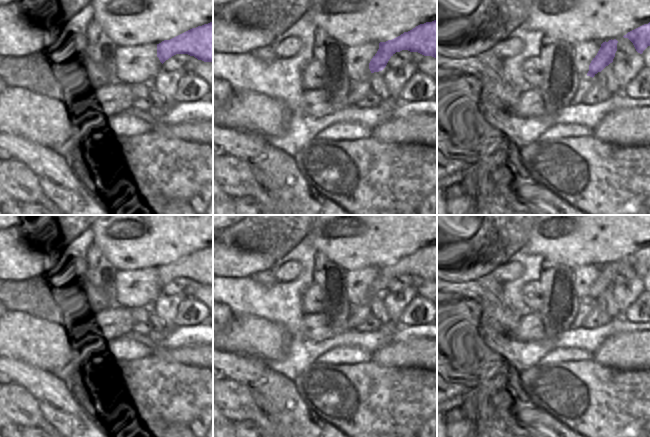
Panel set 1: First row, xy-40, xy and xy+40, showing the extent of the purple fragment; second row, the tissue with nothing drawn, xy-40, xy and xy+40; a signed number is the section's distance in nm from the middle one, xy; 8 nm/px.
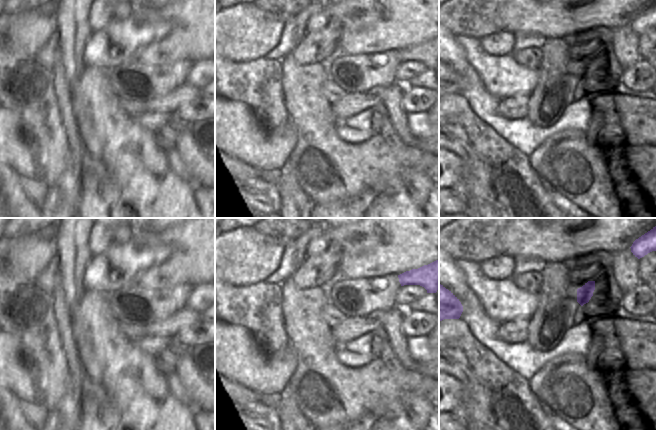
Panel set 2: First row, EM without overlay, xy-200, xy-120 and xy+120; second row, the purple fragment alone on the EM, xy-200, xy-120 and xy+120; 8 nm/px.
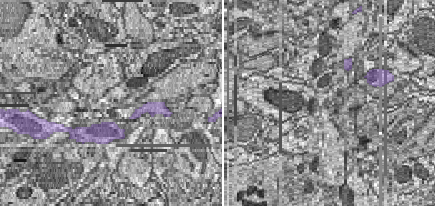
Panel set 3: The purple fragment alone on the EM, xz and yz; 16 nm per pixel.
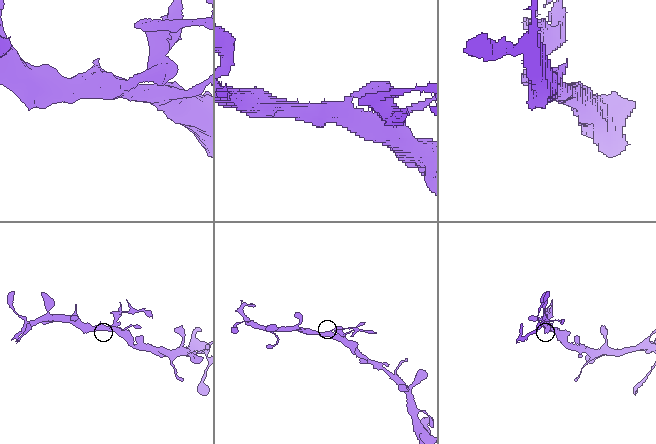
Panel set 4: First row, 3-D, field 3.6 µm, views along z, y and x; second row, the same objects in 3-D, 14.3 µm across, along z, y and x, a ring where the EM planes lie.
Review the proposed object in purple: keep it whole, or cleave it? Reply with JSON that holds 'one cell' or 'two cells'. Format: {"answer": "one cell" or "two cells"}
{"answer": "two cells"}

